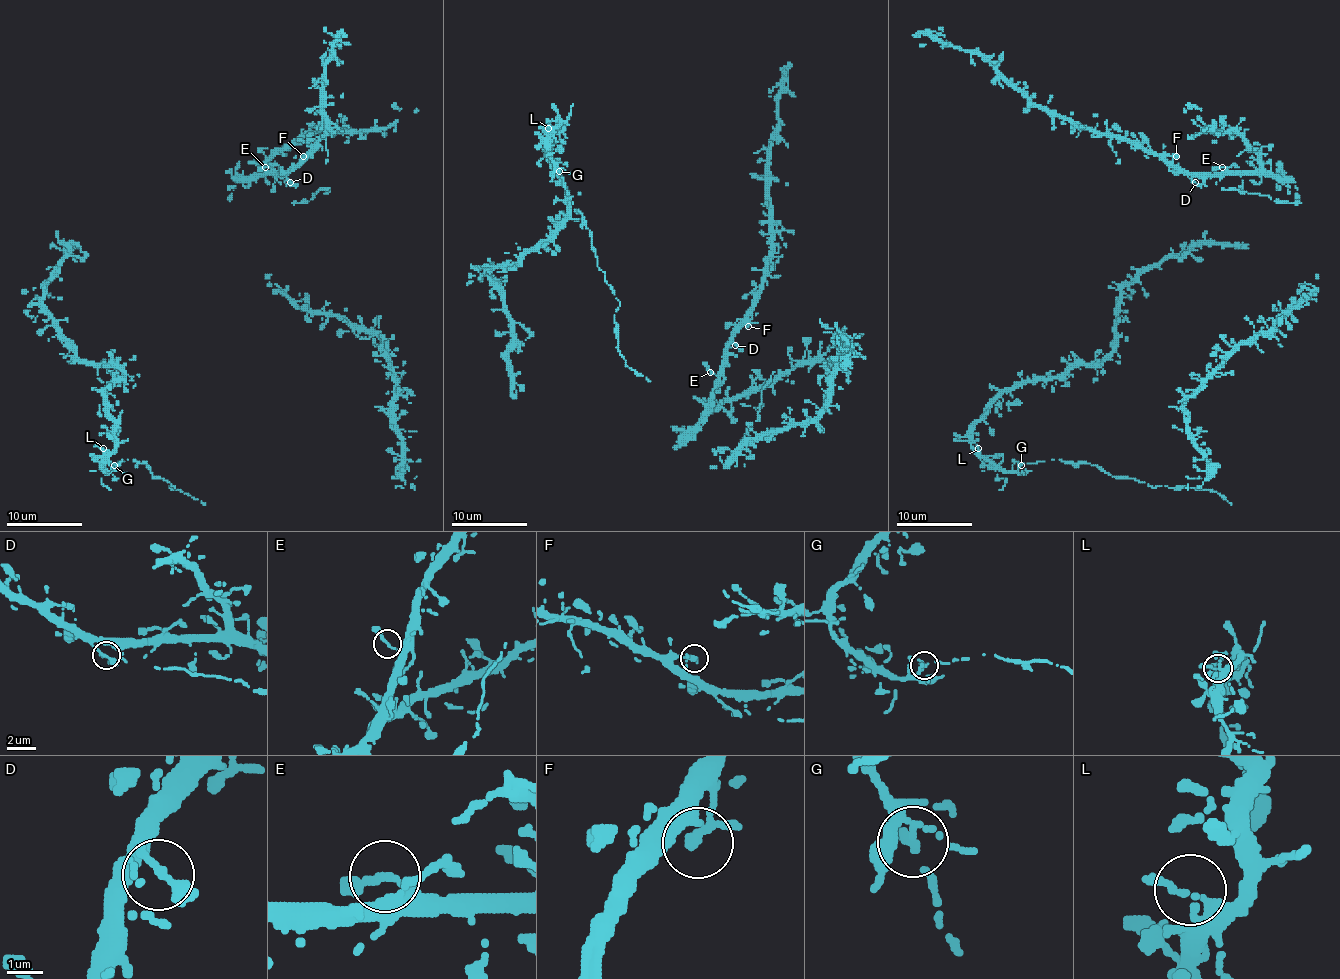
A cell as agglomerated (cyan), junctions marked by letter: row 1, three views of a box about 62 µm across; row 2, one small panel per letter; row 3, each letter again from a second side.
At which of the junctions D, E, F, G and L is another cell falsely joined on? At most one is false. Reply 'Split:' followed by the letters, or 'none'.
Split: G

